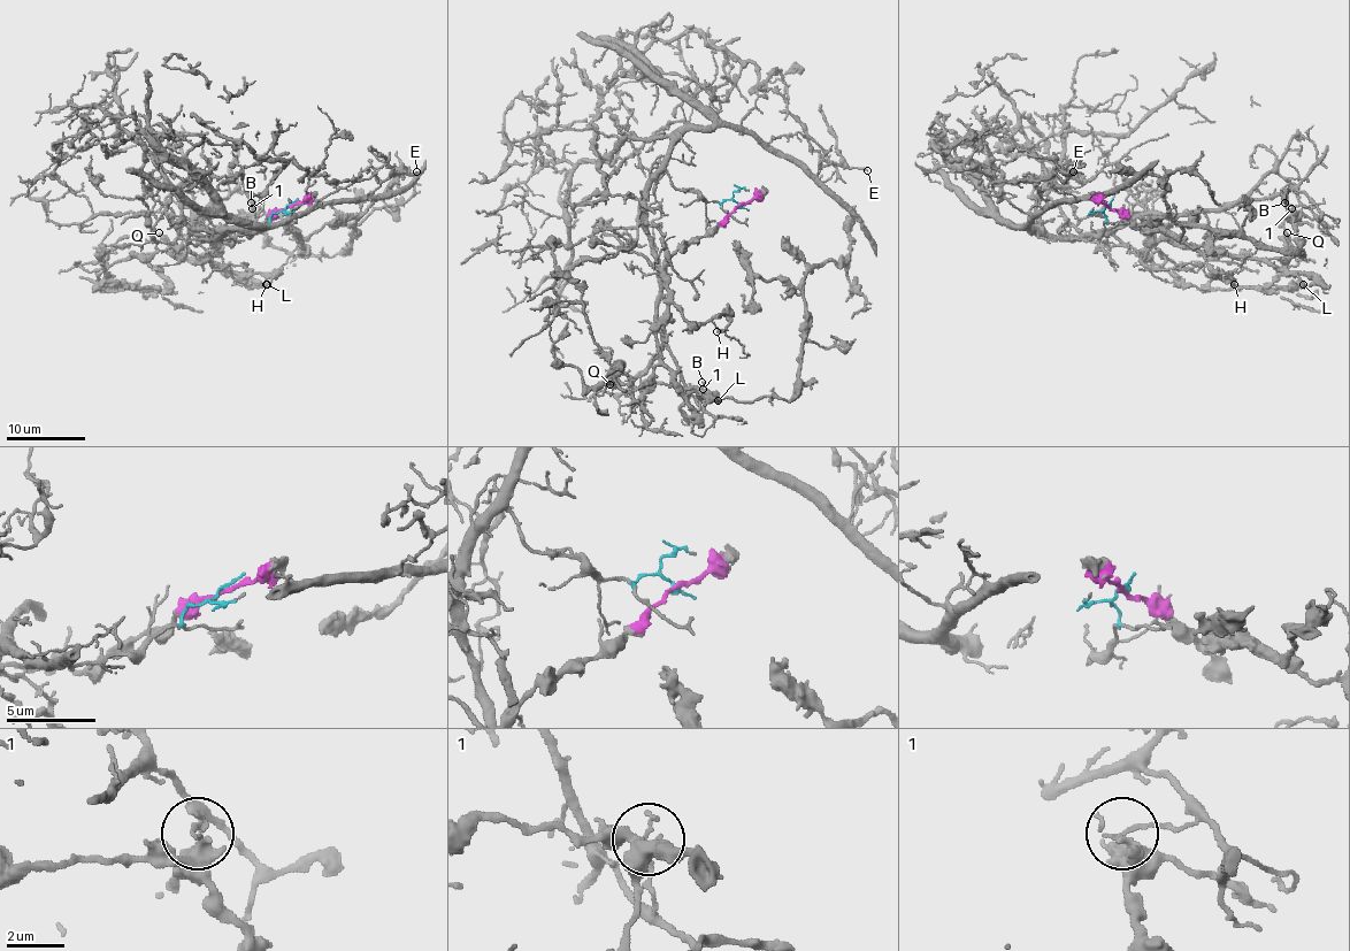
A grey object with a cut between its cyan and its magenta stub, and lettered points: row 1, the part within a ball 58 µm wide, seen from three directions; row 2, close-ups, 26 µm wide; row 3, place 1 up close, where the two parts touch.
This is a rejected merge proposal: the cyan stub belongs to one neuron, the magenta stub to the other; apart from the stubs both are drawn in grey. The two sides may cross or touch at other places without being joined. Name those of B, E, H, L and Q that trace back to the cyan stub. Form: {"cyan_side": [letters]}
{"cyan_side": ["B", "E"]}

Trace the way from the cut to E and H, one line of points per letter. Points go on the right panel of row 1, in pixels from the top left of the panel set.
E: (1107, 206), (1104, 228), (1091, 237), (1055, 239), (1033, 229), (1028, 223), (1046, 201), (1036, 184), (1074, 173)
H: (1107, 206), (1119, 209), (1153, 242), (1189, 243), (1222, 278), (1225, 275), (1218, 273), (1226, 275), (1234, 285)

